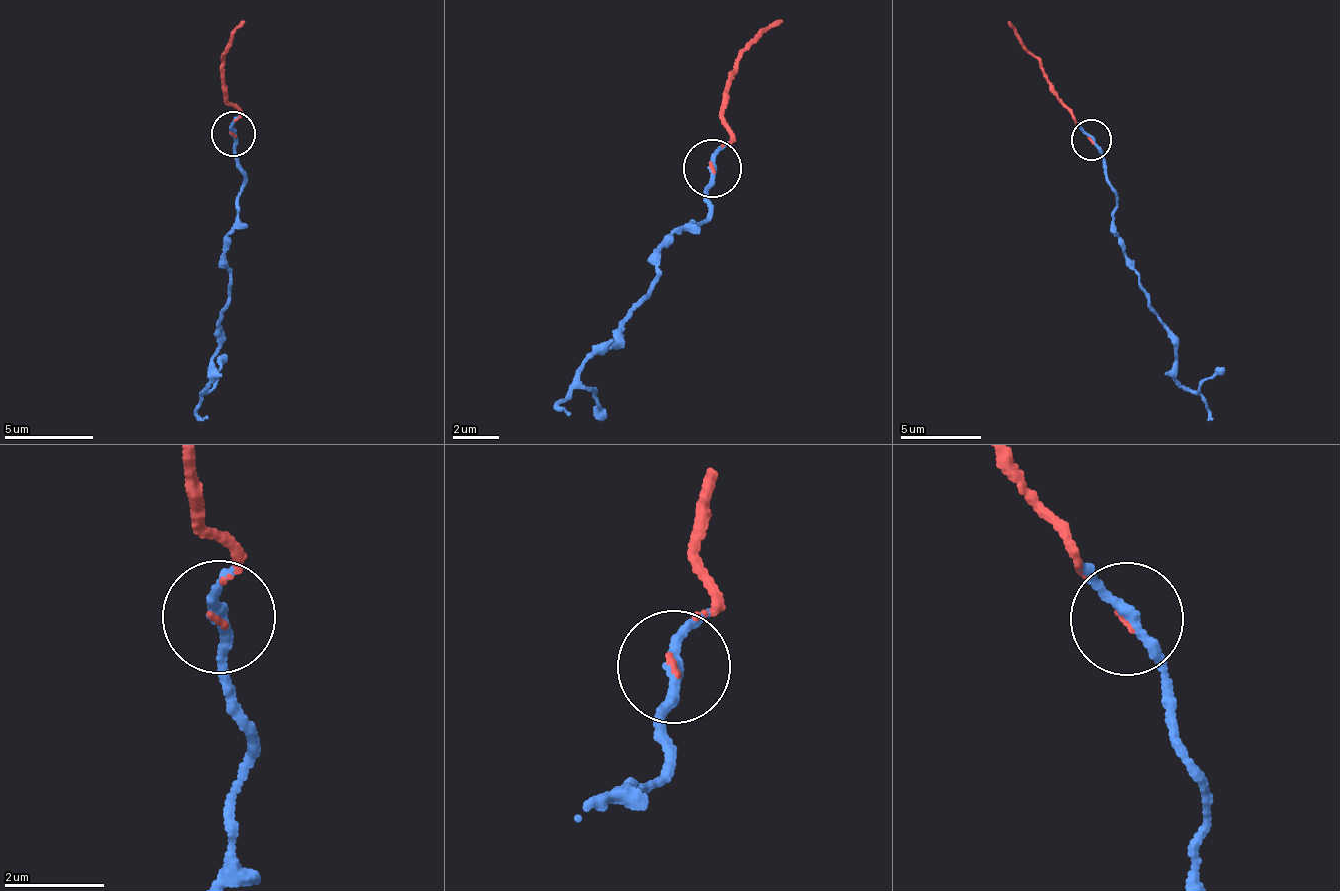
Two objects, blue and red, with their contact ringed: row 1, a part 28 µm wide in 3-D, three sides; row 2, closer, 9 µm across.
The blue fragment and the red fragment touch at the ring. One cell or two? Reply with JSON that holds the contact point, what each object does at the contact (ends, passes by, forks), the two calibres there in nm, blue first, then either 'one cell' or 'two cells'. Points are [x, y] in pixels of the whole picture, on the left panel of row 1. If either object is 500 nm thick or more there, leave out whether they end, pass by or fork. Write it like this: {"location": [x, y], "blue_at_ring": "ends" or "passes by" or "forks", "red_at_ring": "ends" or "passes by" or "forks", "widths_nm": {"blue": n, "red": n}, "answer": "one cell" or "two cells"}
{"location": [233, 133], "blue_at_ring": "passes by", "red_at_ring": "ends", "widths_nm": {"blue": 200, "red": 60}, "answer": "one cell"}

